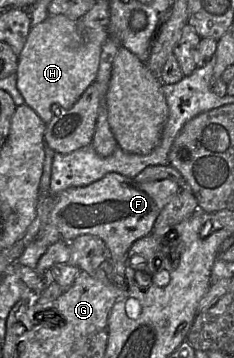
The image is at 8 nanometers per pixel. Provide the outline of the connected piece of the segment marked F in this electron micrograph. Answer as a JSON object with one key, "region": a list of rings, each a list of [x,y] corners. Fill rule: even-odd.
{"region":[[[110,172],[87,186],[68,188],[57,195],[55,205],[50,212],[51,221],[58,228],[63,240],[71,242],[80,235],[86,234],[97,236],[109,249],[111,259],[115,262],[123,262],[131,245],[152,232],[159,213],[180,189],[178,184],[172,180],[137,182],[134,178]]]}

